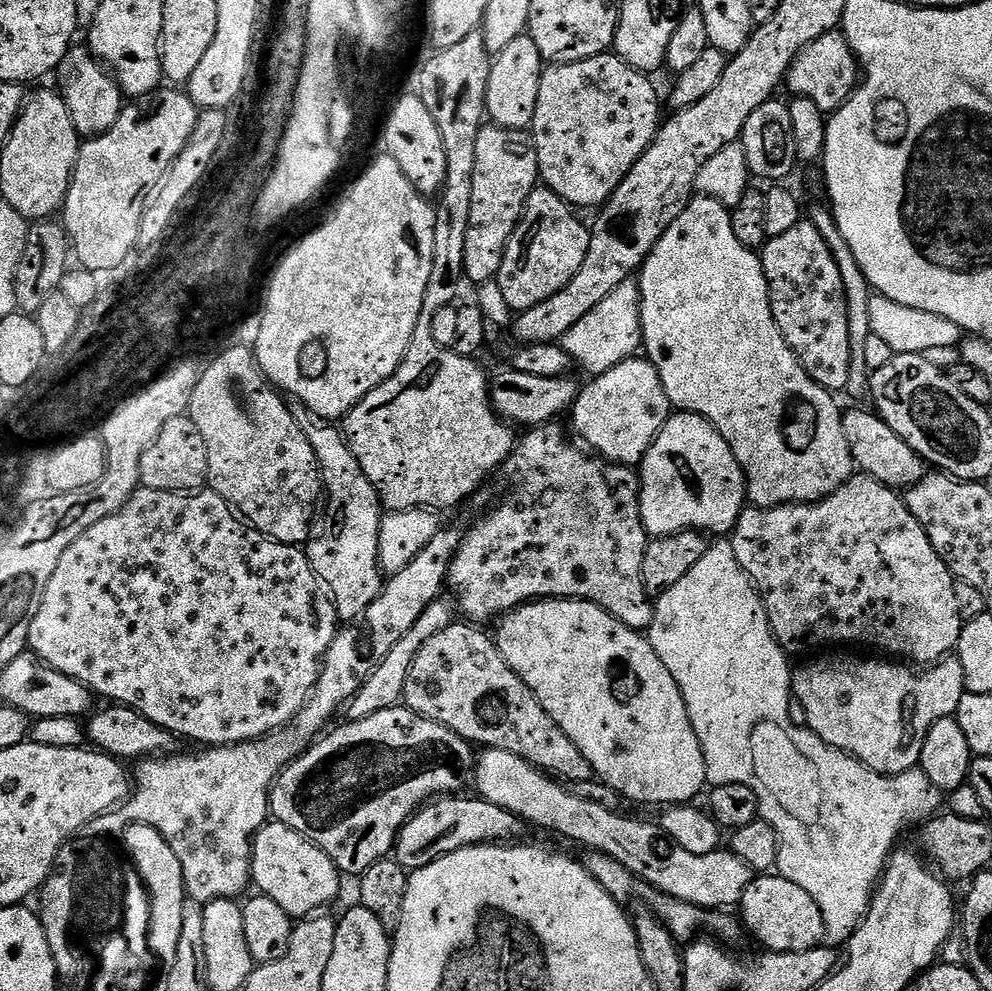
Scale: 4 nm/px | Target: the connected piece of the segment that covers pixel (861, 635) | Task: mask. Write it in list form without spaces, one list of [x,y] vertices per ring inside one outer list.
[[[853,474],[848,481],[834,494],[816,504],[783,504],[777,508],[745,507],[738,518],[736,527],[730,533],[734,546],[734,558],[738,558],[738,566],[752,579],[759,592],[768,621],[772,627],[774,638],[789,654],[808,652],[811,648],[828,648],[831,644],[869,644],[877,648],[877,653],[888,658],[899,658],[904,662],[911,662],[916,666],[931,666],[955,653],[960,643],[960,632],[965,626],[965,620],[958,614],[958,598],[956,597],[956,580],[952,571],[938,558],[934,546],[930,546],[930,538],[926,538],[926,530],[910,514],[910,510],[902,499],[901,493],[894,488],[887,488],[882,482],[863,474]]]

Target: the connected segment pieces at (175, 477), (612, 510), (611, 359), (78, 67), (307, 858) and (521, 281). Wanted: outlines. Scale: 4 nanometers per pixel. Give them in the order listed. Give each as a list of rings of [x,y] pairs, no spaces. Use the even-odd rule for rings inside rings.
[[[191,415],[175,416],[162,426],[162,434],[142,454],[140,487],[163,492],[199,492],[208,484],[208,459],[202,430],[194,426]]]
[[[560,422],[541,424],[539,428],[525,431],[516,441],[515,450],[502,465],[504,484],[508,489],[504,492],[500,504],[496,504],[468,533],[460,536],[460,545],[452,564],[448,567],[447,587],[452,588],[451,595],[458,605],[458,612],[465,621],[477,626],[487,625],[487,620],[495,621],[508,612],[515,612],[523,604],[531,604],[534,600],[589,600],[602,610],[606,610],[618,622],[637,630],[647,630],[652,625],[653,601],[650,593],[644,589],[642,582],[642,558],[646,554],[649,535],[642,522],[640,513],[640,477],[631,467],[622,464],[613,464],[595,454],[589,454],[583,447],[575,448],[568,441],[569,433],[560,425]]]
[[[635,279],[627,280],[622,286],[610,290],[586,318],[566,330],[562,346],[572,356],[577,369],[585,368],[589,377],[601,376],[606,370],[618,366],[618,362],[633,359],[641,351],[642,326],[640,325],[640,286]]]
[[[84,46],[69,48],[66,58],[54,73],[60,79],[58,91],[66,102],[66,110],[70,110],[70,122],[74,122],[74,130],[81,138],[101,136],[118,122],[121,110],[124,109],[126,97],[120,90],[120,83],[97,57]]]
[[[269,822],[252,838],[252,884],[293,918],[319,913],[340,892],[342,873],[314,842],[285,824]]]
[[[537,186],[524,204],[518,226],[504,251],[498,283],[502,298],[508,303],[513,313],[519,314],[546,302],[586,262],[586,250],[590,250],[590,228],[576,216],[577,213],[549,188]]]

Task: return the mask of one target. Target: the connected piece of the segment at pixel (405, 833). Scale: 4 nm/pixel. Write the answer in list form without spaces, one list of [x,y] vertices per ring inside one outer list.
[[[445,794],[436,797],[435,800],[429,800],[428,803],[420,807],[404,823],[396,839],[394,858],[409,873],[416,872],[419,868],[430,866],[430,862],[434,862],[446,854],[454,854],[454,850],[462,850],[475,844],[499,844],[501,842],[511,841],[513,838],[523,837],[520,835],[526,831],[526,825],[523,820],[518,818],[518,814],[510,814],[510,810],[502,810],[502,806],[494,806],[494,802],[481,800],[475,794],[469,794],[469,796],[464,795]]]

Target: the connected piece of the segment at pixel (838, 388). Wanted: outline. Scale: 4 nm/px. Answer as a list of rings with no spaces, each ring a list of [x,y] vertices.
[[[804,218],[798,226],[786,230],[786,234],[771,237],[759,253],[762,270],[768,283],[768,297],[772,303],[774,322],[782,330],[782,338],[794,350],[798,362],[827,392],[840,394],[847,389],[850,378],[850,322],[846,314],[846,290],[842,286],[842,274],[826,238],[818,234],[811,219]]]

